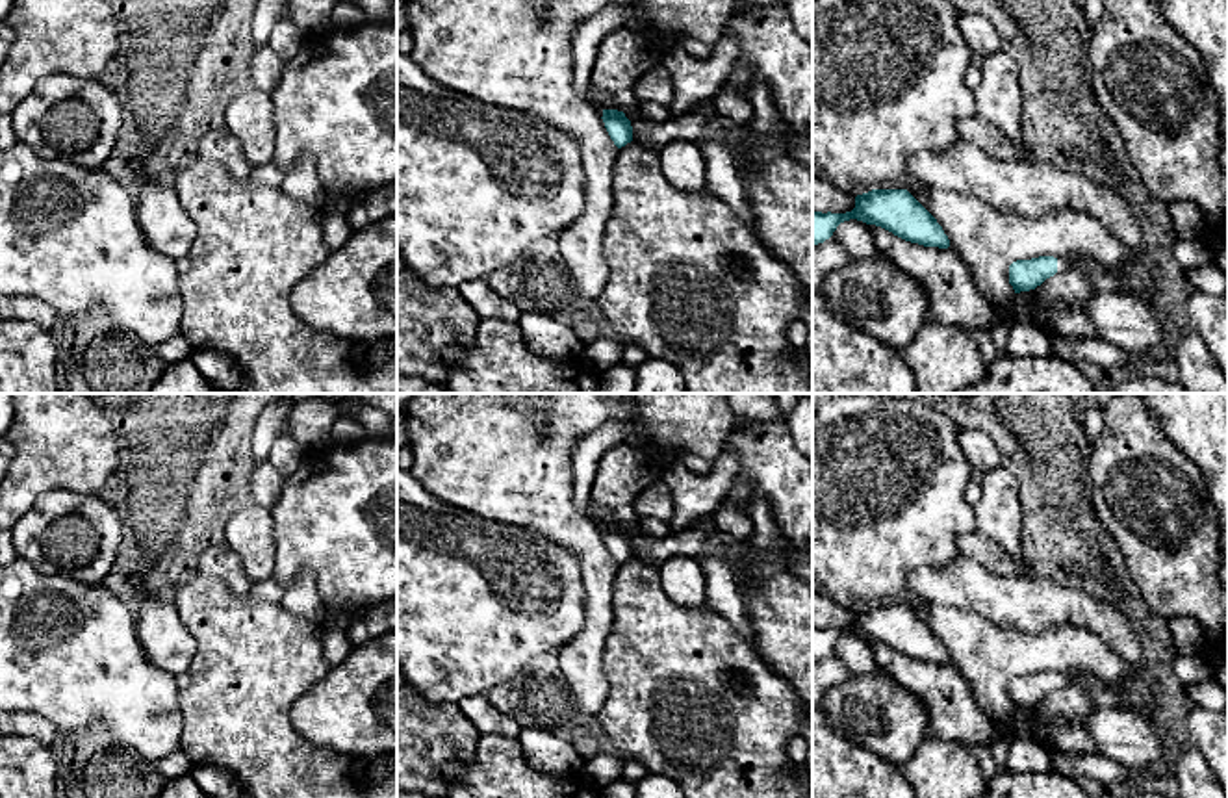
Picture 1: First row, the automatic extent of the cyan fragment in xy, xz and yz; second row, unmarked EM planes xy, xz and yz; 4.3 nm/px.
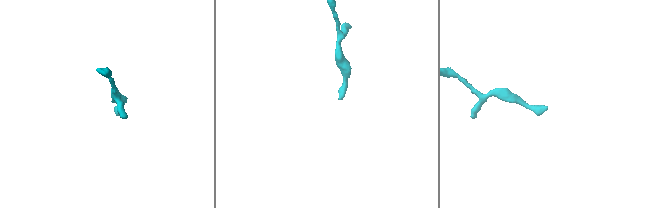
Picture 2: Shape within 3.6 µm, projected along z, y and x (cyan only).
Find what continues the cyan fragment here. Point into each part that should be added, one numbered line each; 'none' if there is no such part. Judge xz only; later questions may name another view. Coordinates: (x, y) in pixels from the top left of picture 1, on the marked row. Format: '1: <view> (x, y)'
none

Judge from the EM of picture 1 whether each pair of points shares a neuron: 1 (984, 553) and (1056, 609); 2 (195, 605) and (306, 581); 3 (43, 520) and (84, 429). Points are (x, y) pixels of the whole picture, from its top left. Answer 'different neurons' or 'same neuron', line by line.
1: different neurons
2: different neurons
3: different neurons

